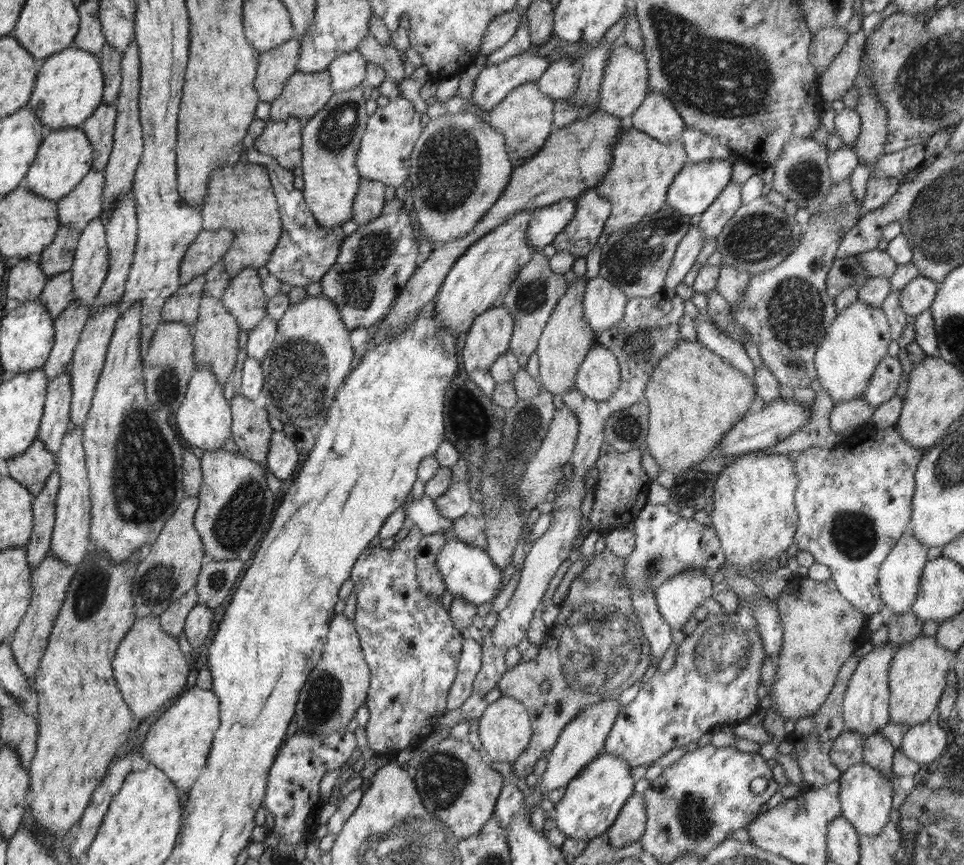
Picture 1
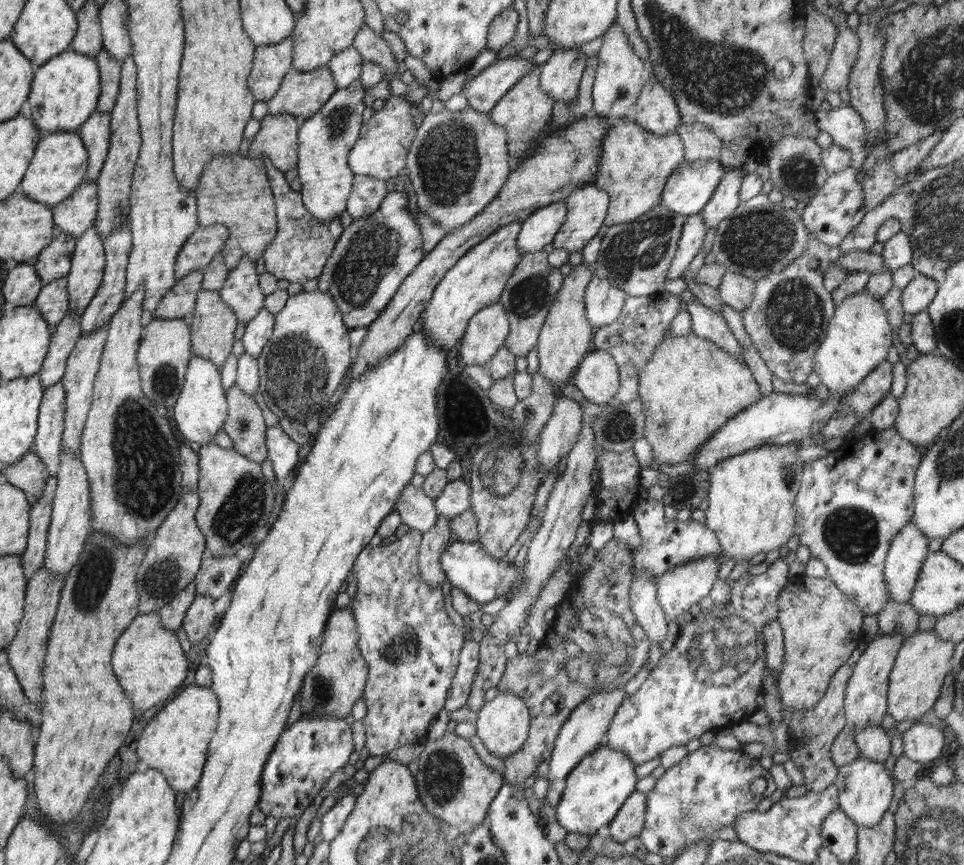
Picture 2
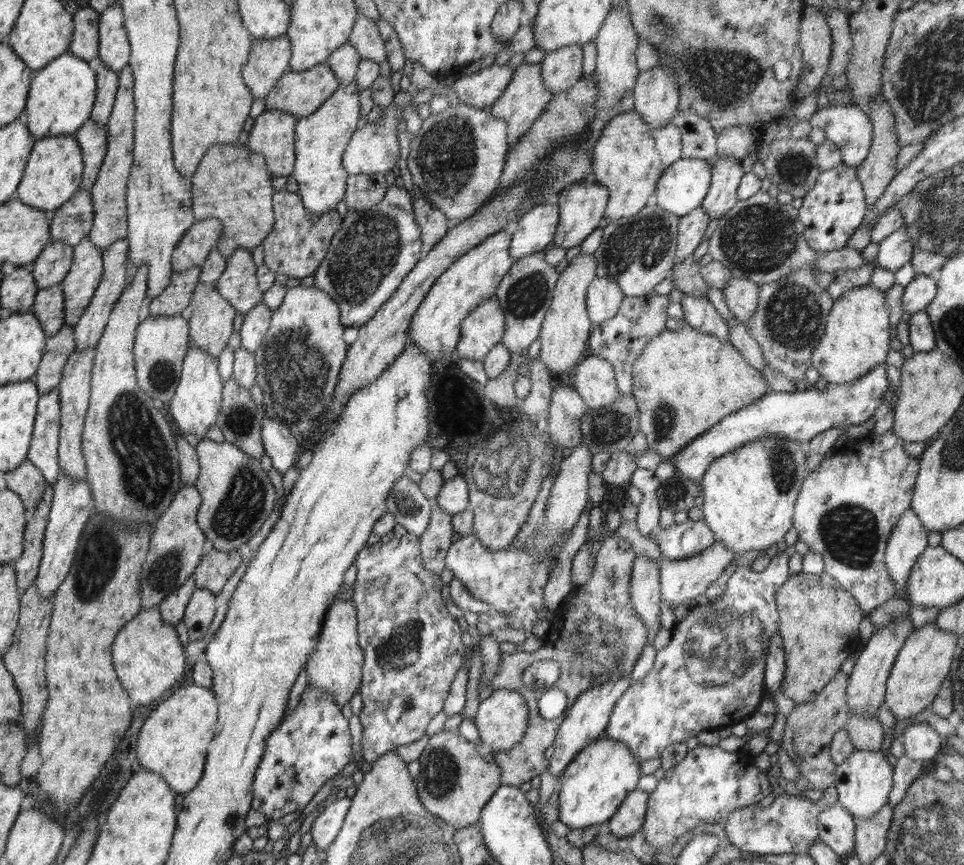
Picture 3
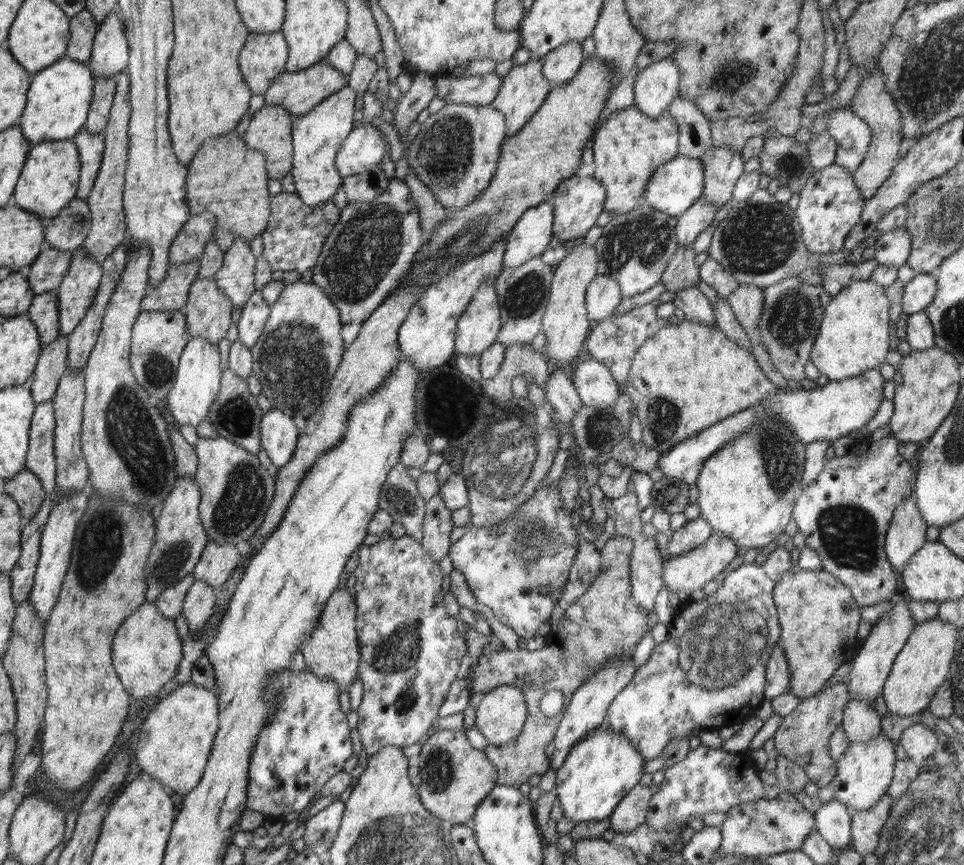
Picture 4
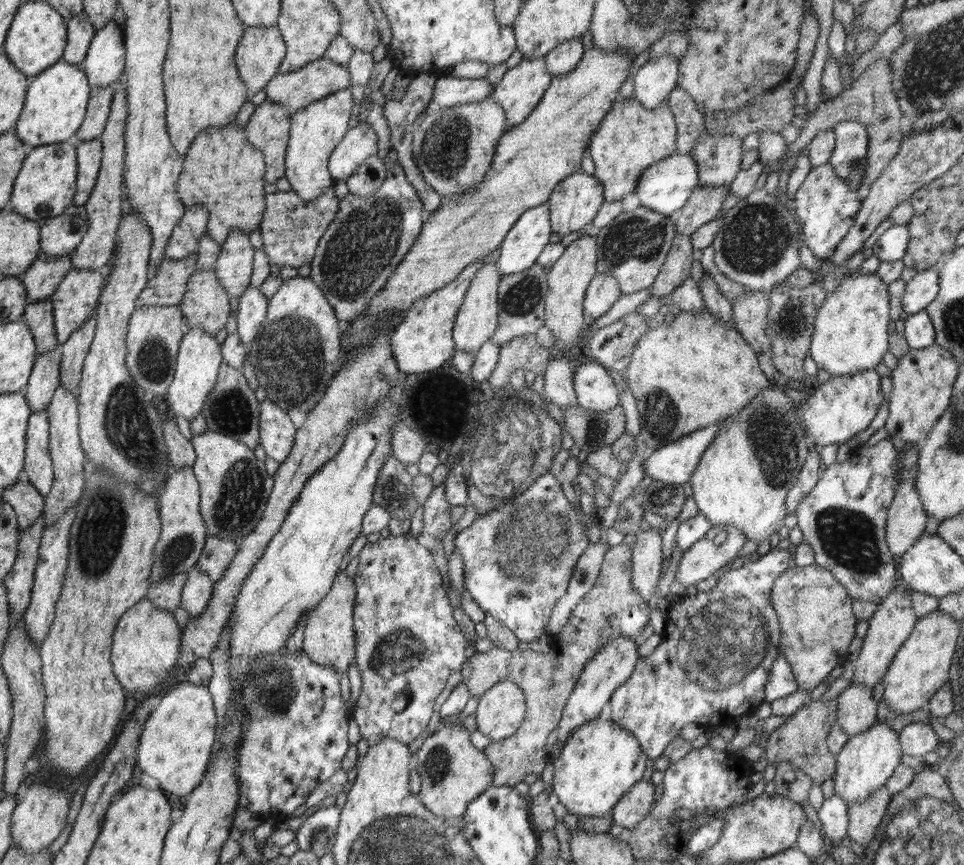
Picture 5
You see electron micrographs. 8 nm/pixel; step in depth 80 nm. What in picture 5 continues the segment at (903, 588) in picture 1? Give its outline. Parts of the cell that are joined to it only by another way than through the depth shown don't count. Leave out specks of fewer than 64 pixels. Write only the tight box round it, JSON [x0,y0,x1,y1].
[885,444,927,562]

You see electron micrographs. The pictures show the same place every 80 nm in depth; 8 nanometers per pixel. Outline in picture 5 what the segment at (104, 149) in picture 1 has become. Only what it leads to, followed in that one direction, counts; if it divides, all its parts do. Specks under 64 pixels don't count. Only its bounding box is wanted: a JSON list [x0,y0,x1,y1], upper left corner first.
[73,140,101,205]

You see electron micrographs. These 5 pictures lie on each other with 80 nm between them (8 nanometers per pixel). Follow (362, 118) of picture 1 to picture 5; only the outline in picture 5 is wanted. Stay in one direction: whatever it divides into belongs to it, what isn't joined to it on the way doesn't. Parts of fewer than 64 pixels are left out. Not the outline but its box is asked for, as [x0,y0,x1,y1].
[285,87,354,201]

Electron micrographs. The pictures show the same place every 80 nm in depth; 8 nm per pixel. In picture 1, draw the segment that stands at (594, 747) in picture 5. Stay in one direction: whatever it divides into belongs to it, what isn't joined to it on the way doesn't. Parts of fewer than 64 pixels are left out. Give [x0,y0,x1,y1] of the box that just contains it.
[550,753,635,841]

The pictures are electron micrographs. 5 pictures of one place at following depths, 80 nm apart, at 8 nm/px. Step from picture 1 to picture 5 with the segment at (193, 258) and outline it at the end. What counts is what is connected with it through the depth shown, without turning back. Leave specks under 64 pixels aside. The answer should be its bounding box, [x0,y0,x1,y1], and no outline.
[165,205,209,260]

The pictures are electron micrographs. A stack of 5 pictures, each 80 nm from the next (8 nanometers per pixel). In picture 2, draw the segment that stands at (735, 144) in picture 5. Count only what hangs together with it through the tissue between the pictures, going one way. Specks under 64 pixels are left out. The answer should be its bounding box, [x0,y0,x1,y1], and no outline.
[699,168,743,228]

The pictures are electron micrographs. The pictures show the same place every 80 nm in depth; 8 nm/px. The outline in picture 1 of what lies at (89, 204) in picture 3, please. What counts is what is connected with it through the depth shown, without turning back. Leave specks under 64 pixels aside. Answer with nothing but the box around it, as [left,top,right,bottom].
[57,168,105,230]

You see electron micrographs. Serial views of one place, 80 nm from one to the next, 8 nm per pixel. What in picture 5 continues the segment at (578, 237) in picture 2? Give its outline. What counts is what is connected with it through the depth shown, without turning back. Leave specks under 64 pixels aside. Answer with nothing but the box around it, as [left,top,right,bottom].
[547,171,605,236]

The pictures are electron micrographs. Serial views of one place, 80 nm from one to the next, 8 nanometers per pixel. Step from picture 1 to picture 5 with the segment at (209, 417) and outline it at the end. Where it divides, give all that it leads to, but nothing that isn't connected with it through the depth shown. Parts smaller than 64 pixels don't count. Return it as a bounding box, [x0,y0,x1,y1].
[166,327,222,421]

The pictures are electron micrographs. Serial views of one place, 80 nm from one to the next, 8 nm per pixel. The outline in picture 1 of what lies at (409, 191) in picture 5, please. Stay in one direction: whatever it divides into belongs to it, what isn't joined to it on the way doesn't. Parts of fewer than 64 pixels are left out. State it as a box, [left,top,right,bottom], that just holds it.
[320,196,418,331]

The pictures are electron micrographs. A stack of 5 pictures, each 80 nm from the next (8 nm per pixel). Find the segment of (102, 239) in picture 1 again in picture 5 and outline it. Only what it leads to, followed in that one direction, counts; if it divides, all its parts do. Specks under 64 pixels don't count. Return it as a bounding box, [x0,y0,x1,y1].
[51,267,105,344]

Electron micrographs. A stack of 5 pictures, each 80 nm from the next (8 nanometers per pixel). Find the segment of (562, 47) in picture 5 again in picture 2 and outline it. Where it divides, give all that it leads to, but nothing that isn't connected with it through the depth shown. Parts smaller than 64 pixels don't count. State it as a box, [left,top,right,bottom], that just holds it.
[540,48,586,103]

